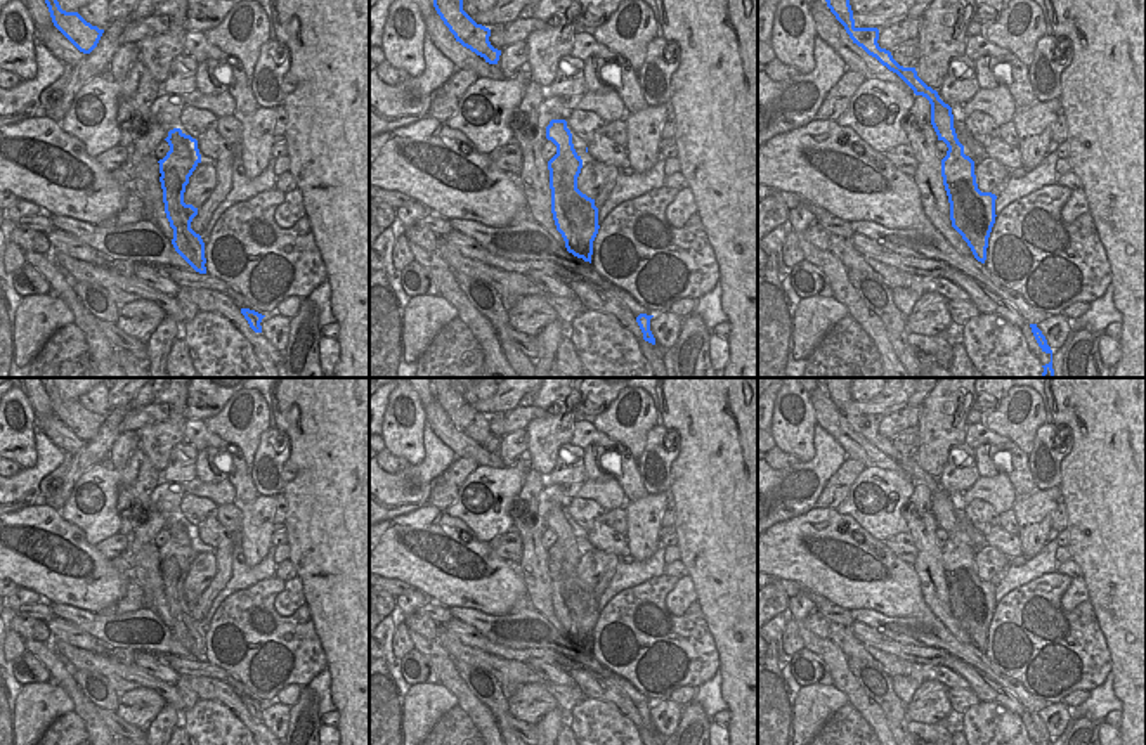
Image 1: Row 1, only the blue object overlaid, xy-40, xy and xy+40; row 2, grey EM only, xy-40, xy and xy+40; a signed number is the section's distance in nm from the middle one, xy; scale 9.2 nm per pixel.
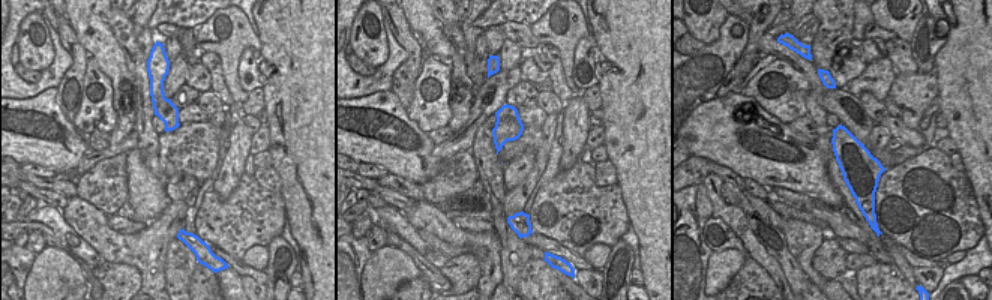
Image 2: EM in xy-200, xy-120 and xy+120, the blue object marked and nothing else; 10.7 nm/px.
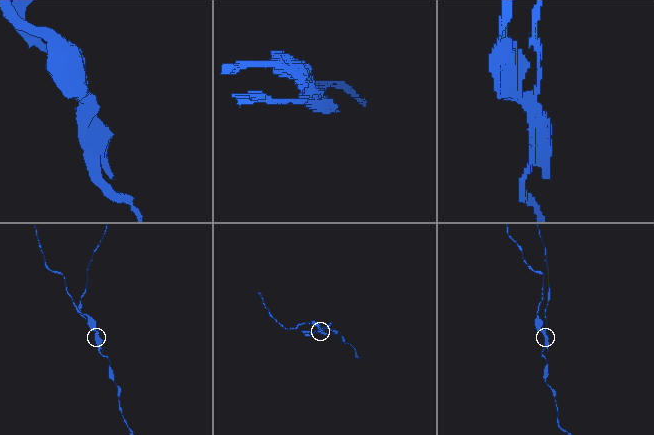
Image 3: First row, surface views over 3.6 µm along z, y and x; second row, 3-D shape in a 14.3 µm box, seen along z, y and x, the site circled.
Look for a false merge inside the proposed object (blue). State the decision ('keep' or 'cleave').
cleave

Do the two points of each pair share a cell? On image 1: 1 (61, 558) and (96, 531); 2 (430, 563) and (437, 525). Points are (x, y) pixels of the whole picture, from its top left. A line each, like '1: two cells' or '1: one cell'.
1: two cells
2: one cell

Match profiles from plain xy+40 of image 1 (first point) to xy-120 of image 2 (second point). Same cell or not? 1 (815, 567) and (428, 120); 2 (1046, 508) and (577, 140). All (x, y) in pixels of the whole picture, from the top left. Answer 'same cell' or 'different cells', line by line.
1: different cells
2: same cell

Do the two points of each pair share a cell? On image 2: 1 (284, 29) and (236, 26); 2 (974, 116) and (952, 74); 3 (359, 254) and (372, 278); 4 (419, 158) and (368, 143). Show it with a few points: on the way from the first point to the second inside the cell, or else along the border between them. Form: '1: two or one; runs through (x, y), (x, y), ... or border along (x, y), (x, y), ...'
1: two; border along (257, 36), (261, 50)
2: one; runs through (974, 105), (974, 96), (962, 84)
3: two; border along (372, 252), (365, 264), (360, 284)
4: one; runs through (407, 153), (380, 143)

